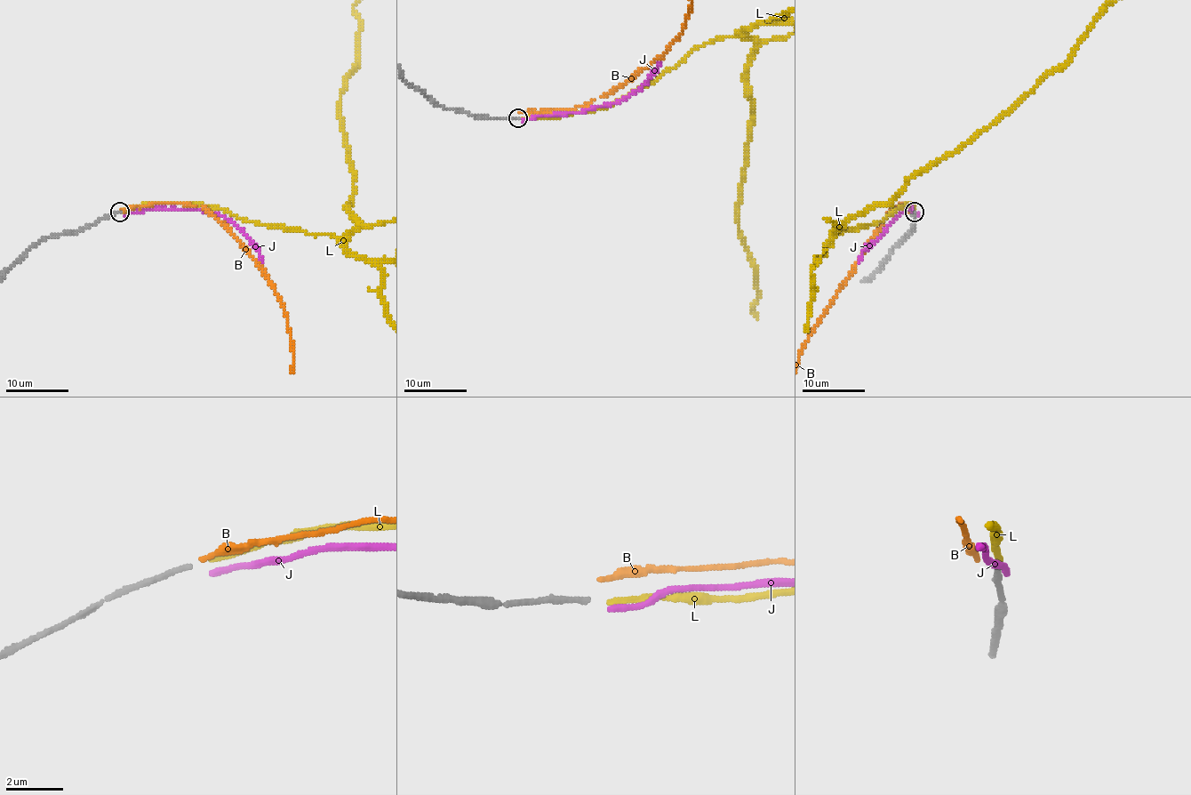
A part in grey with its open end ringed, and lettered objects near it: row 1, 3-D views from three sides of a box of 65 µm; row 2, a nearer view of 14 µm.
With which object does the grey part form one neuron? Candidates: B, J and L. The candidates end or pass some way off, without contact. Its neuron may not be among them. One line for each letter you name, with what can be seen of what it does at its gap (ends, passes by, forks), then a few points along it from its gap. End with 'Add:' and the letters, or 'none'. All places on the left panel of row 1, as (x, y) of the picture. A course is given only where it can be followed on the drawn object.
L: it ends
Add: L

